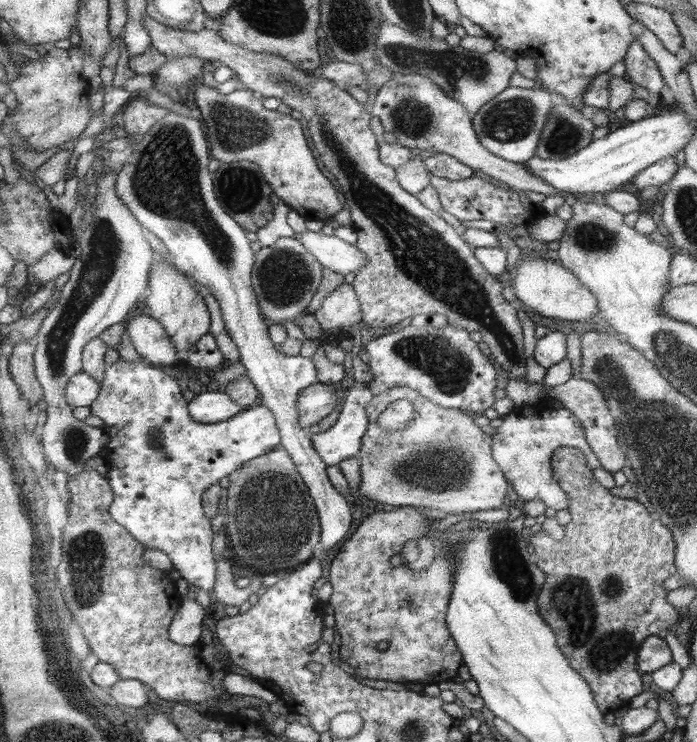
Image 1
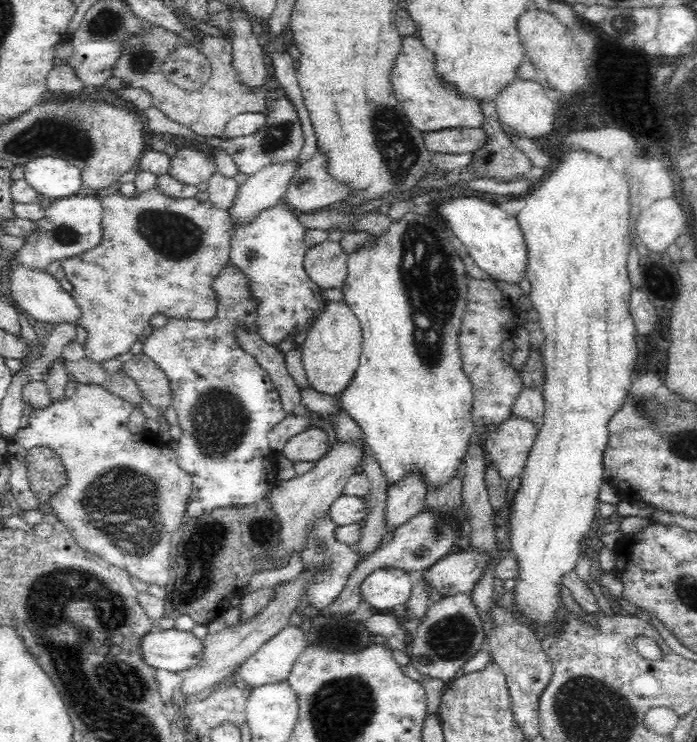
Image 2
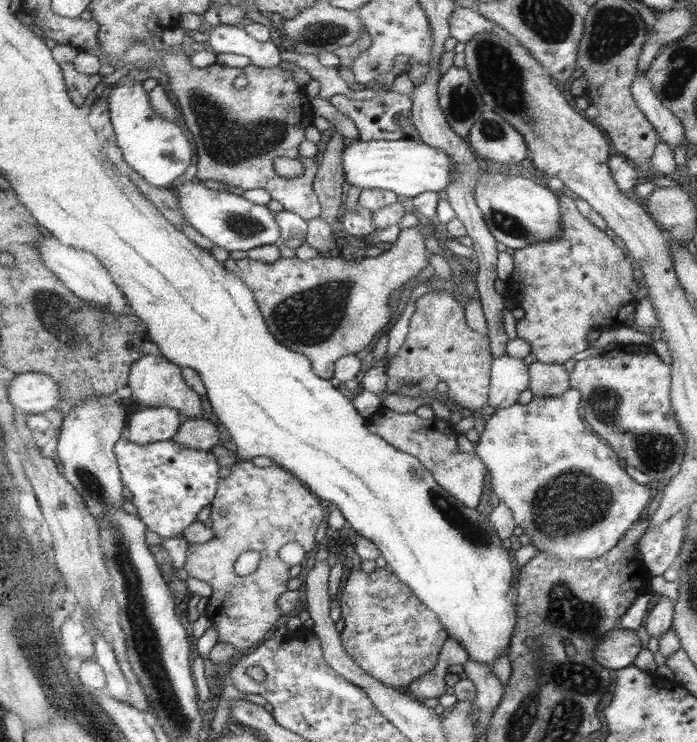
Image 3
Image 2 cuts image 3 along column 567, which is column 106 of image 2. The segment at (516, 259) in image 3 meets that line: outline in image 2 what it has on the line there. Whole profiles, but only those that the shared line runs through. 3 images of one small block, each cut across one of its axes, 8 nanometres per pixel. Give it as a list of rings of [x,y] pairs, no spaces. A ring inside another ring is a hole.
[[[156,186],[152,190],[146,190],[146,192],[140,192],[140,196],[136,200],[126,200],[122,194],[114,194],[114,196],[108,196],[102,200],[102,206],[104,206],[104,218],[102,218],[102,228],[104,228],[104,236],[100,240],[100,244],[94,248],[94,250],[88,250],[80,256],[72,256],[72,258],[66,258],[62,260],[62,268],[64,268],[64,274],[66,274],[66,280],[72,284],[72,300],[80,306],[80,324],[88,330],[88,340],[84,342],[84,350],[86,350],[86,358],[94,360],[94,362],[102,362],[102,360],[110,360],[112,356],[118,356],[118,354],[126,354],[130,352],[130,346],[138,340],[144,340],[142,332],[144,328],[148,326],[150,318],[156,314],[156,312],[162,312],[166,316],[170,316],[170,320],[214,320],[216,314],[218,314],[218,296],[212,288],[212,282],[214,278],[230,264],[230,240],[232,240],[232,220],[228,216],[228,210],[224,208],[218,208],[216,204],[212,202],[198,202],[196,198],[188,198],[188,200],[172,200],[164,194],[160,194],[156,190]]]

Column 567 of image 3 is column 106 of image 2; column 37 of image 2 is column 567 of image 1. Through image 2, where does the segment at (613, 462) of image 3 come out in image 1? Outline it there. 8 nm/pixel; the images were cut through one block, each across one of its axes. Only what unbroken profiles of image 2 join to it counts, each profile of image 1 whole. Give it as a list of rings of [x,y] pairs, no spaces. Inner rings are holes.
[[[549,398],[543,402],[533,404],[531,408],[515,408],[507,420],[503,420],[503,426],[497,428],[497,434],[493,436],[493,456],[501,464],[509,484],[513,484],[515,494],[523,502],[539,500],[545,504],[545,508],[551,508],[555,512],[569,510],[569,494],[565,494],[559,486],[559,482],[553,476],[551,456],[557,448],[575,448],[583,452],[585,460],[589,462],[593,478],[605,488],[613,488],[613,474],[601,468],[599,460],[595,458],[591,446],[585,440],[585,430],[581,420],[573,416],[573,412],[565,408],[553,408],[549,404]]]

